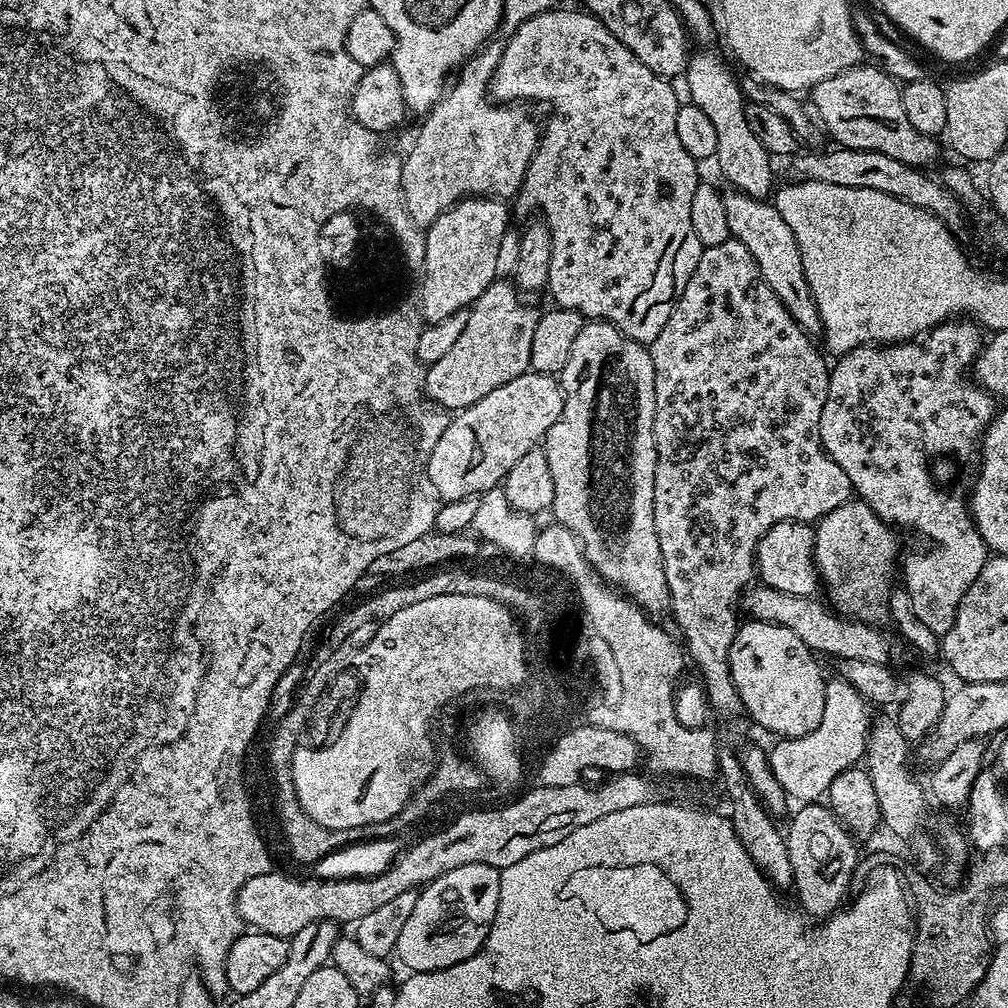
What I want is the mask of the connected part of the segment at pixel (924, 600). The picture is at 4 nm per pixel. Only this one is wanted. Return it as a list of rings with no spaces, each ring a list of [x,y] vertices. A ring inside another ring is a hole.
[[[952,318],[945,323],[936,325],[935,328],[928,329],[923,333],[922,338],[915,342],[850,350],[845,356],[839,357],[835,361],[836,364],[831,365],[828,374],[828,389],[826,390],[826,406],[822,406],[822,418],[820,419],[820,444],[828,453],[829,458],[838,462],[838,466],[842,466],[846,478],[850,478],[853,493],[863,503],[868,504],[870,510],[874,510],[874,514],[878,514],[878,518],[882,518],[889,526],[895,526],[897,529],[913,528],[918,535],[925,536],[926,539],[936,543],[933,548],[928,548],[925,552],[912,552],[905,560],[903,557],[902,576],[904,572],[904,580],[902,580],[902,584],[910,594],[910,602],[914,602],[914,614],[918,618],[918,622],[922,622],[927,629],[934,630],[934,634],[941,638],[947,634],[950,626],[954,626],[956,611],[966,590],[970,590],[970,586],[974,586],[974,578],[978,578],[978,574],[982,574],[982,566],[990,558],[989,550],[984,545],[984,539],[978,534],[969,509],[966,507],[966,486],[973,483],[978,471],[978,457],[984,432],[998,411],[997,401],[979,384],[970,379],[970,369],[976,363],[976,356],[982,350],[982,336],[980,340],[980,335],[982,335],[981,329],[973,321],[967,318]]]

